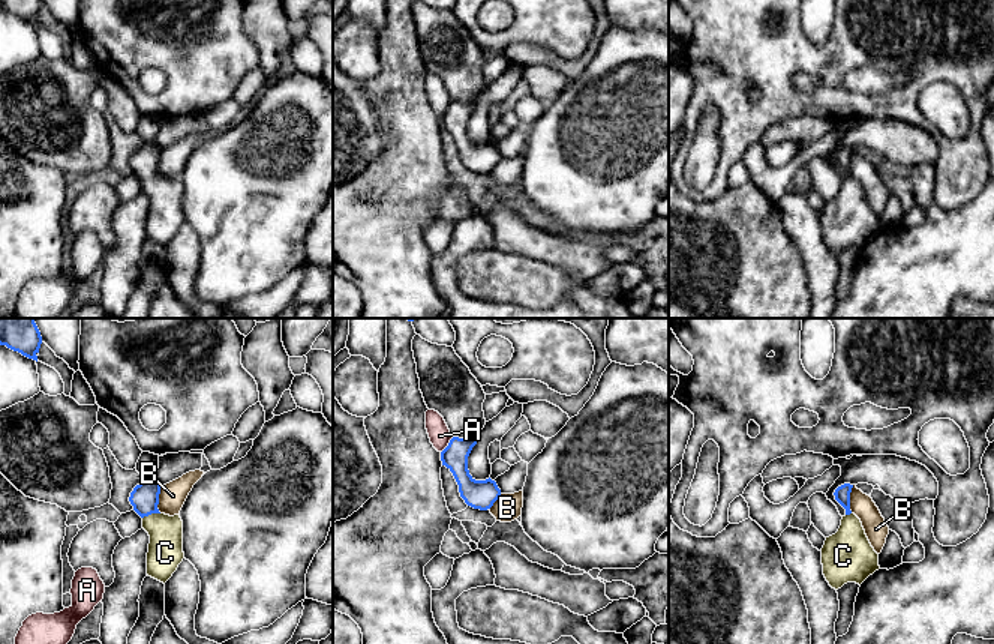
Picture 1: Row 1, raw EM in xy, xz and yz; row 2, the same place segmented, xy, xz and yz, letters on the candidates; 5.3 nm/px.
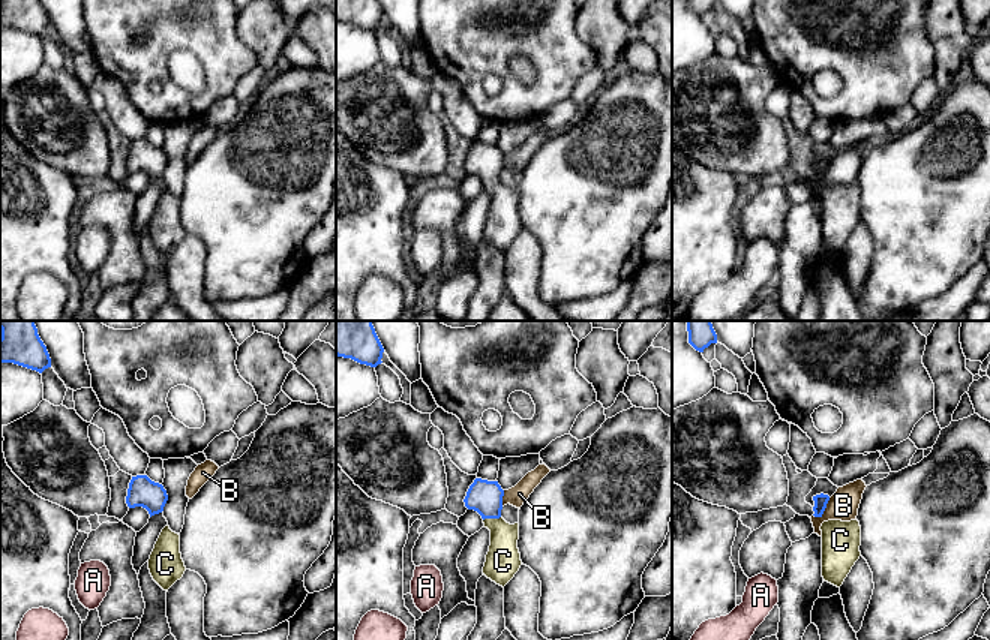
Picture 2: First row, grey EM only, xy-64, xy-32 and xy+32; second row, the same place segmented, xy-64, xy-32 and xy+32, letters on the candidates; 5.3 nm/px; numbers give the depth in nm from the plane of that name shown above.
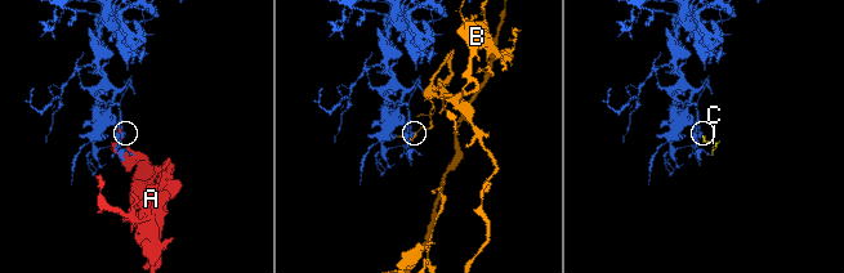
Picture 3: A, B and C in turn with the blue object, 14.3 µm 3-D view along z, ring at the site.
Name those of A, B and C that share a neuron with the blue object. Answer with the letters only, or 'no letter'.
C

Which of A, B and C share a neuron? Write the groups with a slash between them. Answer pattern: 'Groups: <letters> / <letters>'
Groups: A / B / C

